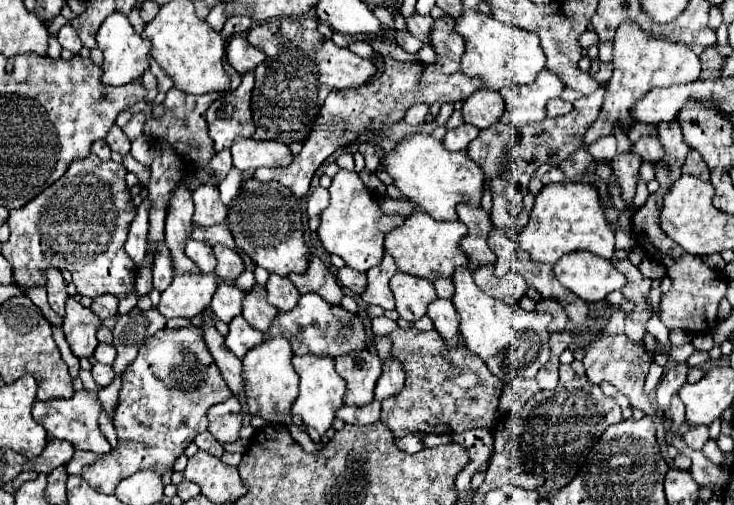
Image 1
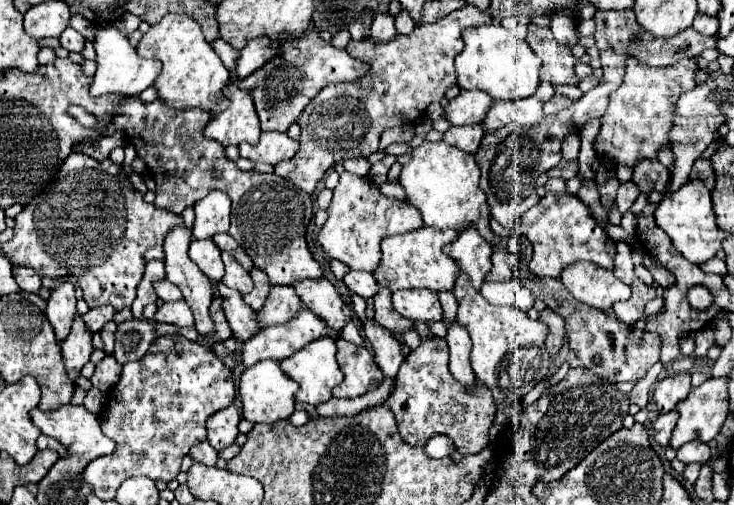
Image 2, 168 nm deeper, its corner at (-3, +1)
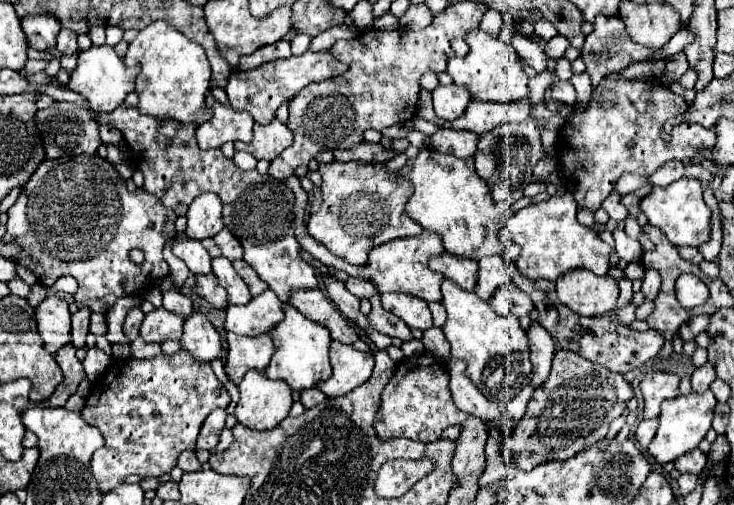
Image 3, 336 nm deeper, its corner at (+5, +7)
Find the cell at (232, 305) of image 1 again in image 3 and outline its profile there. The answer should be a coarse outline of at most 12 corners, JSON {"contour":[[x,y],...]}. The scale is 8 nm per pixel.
{"contour":[[203,312],[185,320],[181,342],[201,362],[221,354],[219,332]]}

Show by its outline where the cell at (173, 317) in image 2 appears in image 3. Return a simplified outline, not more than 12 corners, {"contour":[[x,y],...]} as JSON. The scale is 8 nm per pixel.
{"contour":[[163,306],[145,316],[141,338],[181,338],[183,322]]}

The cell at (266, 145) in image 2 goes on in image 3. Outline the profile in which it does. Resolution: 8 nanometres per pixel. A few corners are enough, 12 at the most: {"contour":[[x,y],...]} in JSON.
{"contour":[[273,120],[255,124],[249,144],[235,150],[251,152],[257,160],[275,160],[293,142],[291,130]]}

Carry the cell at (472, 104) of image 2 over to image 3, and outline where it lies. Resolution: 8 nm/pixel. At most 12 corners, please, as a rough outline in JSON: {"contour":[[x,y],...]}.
{"contour":[[437,86],[435,114],[453,122],[465,112],[467,86]]}

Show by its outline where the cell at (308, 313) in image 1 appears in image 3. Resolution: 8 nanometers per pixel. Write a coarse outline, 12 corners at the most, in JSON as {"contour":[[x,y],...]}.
{"contour":[[229,332],[225,372],[239,384],[249,370],[263,372],[275,352],[269,332]]}

